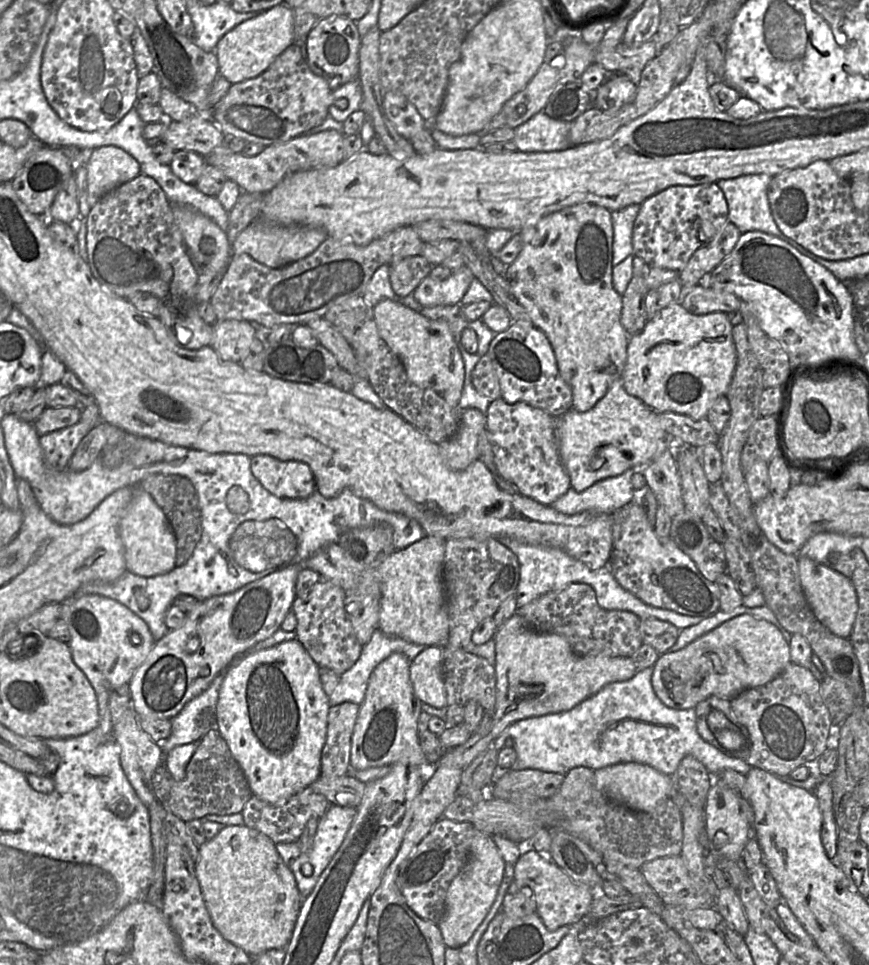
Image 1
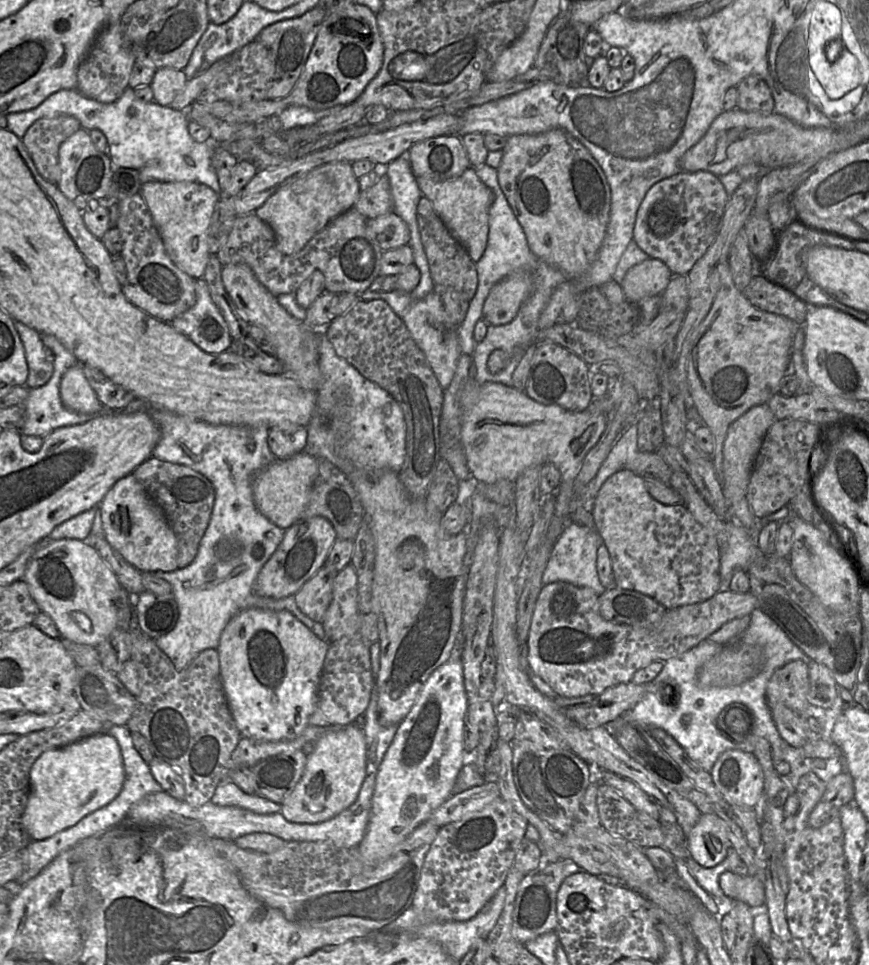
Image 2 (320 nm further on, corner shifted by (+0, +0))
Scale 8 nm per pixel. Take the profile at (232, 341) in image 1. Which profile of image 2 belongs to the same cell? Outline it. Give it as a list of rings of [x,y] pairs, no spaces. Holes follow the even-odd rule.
[[[203,279],[196,281],[195,293],[194,305],[173,319],[171,326],[206,353],[220,354],[228,351],[233,339]]]

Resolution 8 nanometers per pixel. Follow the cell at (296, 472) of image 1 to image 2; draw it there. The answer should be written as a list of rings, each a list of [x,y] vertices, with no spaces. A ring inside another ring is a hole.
[[[306,426],[296,429],[270,428],[267,442],[271,453],[277,459],[284,459],[304,451],[308,431]]]

